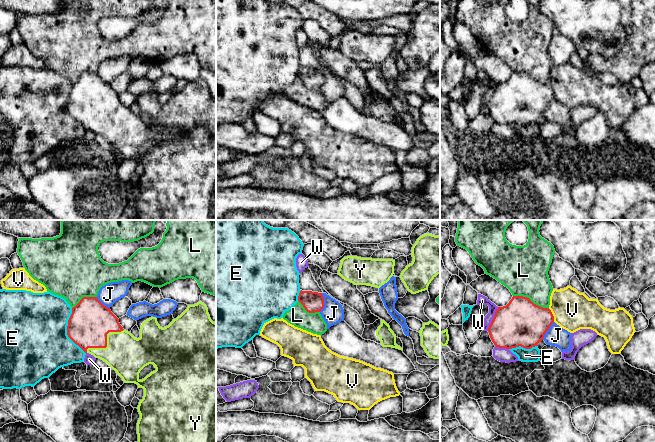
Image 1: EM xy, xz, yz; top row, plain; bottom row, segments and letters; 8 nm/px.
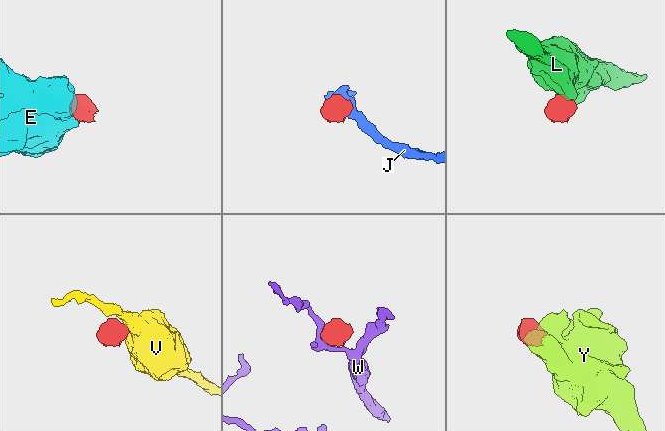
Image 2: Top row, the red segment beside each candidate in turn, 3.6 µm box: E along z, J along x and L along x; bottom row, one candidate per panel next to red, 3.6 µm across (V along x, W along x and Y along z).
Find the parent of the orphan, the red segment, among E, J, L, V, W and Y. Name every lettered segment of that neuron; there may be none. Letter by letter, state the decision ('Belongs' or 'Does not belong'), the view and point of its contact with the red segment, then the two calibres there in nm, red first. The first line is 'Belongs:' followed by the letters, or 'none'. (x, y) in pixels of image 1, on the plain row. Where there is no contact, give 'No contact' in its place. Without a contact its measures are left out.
Belongs: Y
E: Does not belong. Touches red at xy (67, 107). Thickness 340 nm (red) against 500 nm
J: Does not belong. Touches red at xz (323, 78). Thickness 160 nm (red) against 170 nm
L: Does not belong. Touches red at yz (530, 76). Thickness 360 nm (red) against 380 nm
V: Does not belong. Touches red at yz (552, 91). Thickness 360 nm (red) against 320 nm
W: Does not belong. Touches red at yz (493, 95). Thickness 360 nm (red) against 80 nm
Y: Belongs. Touches red at xy (106, 119). Thickness 340 nm (red) against 320 nm

